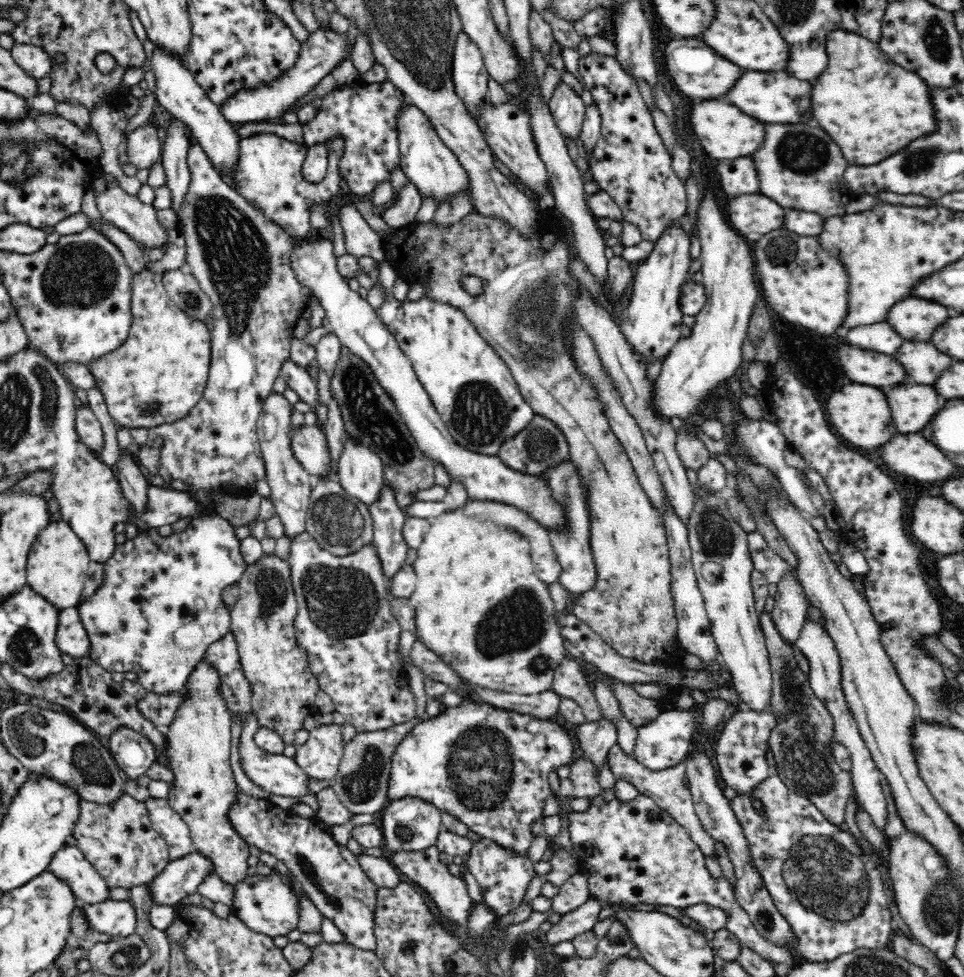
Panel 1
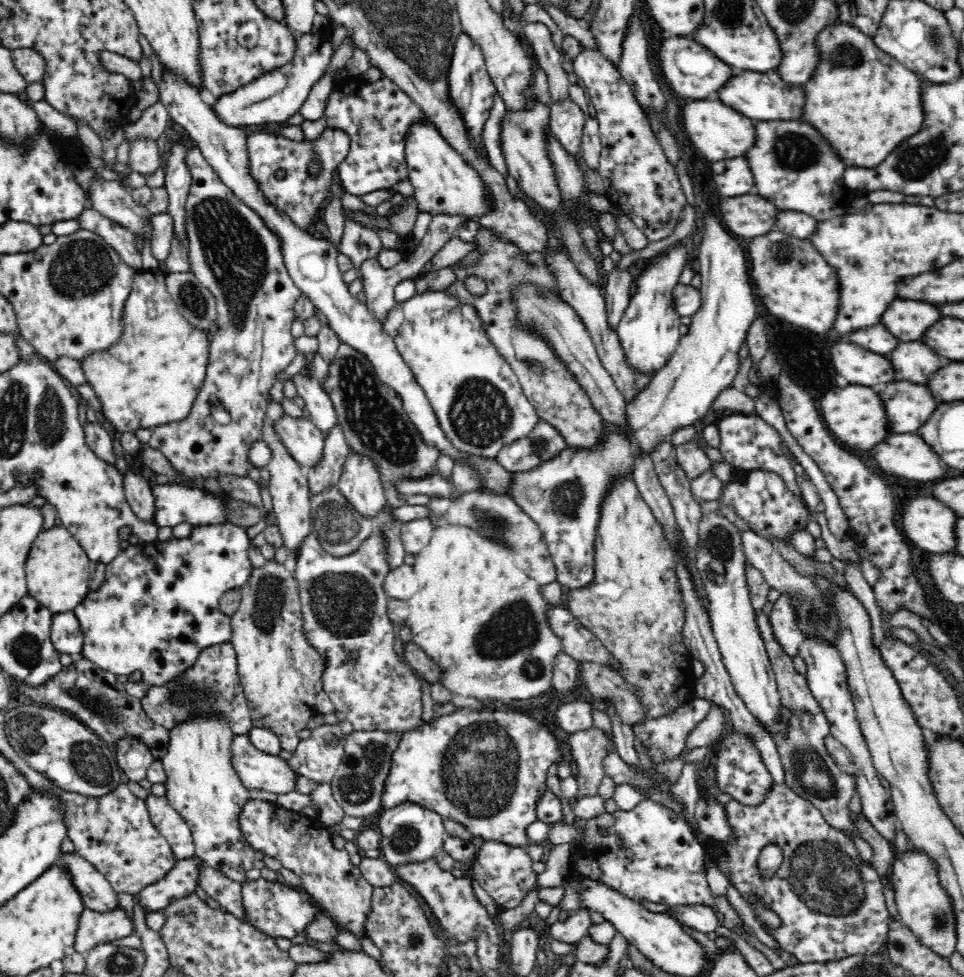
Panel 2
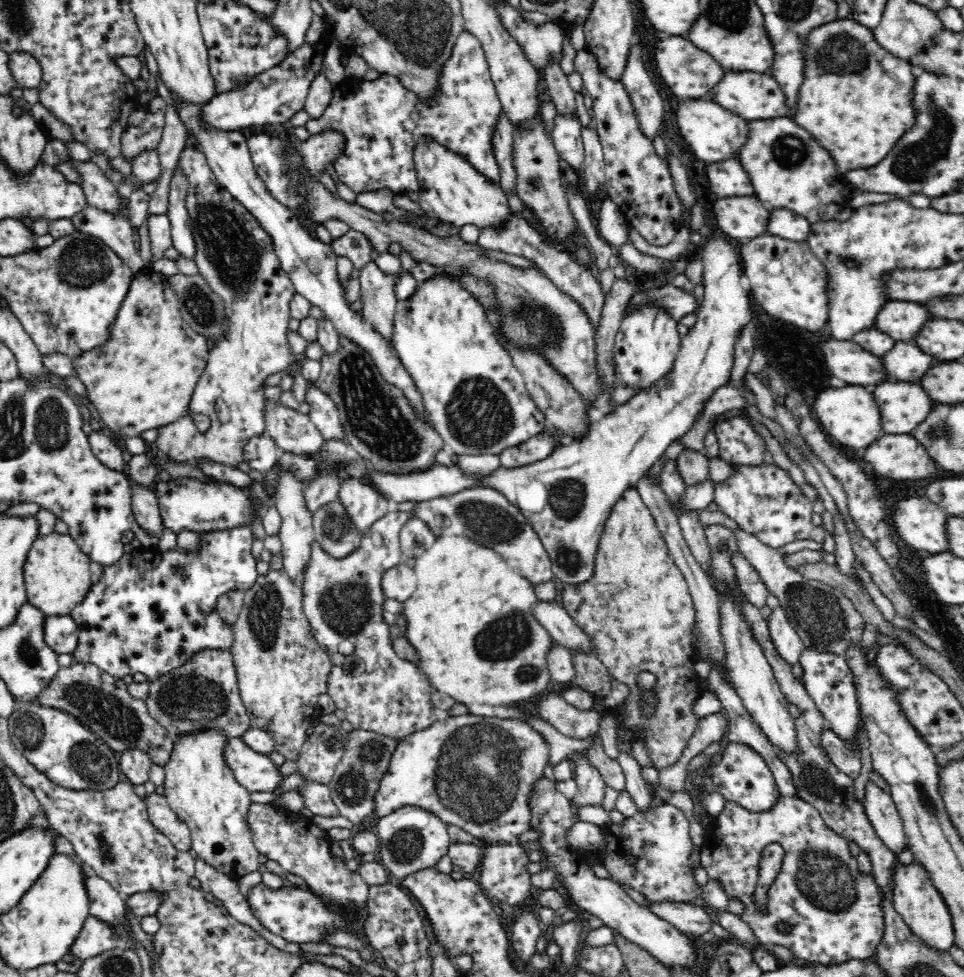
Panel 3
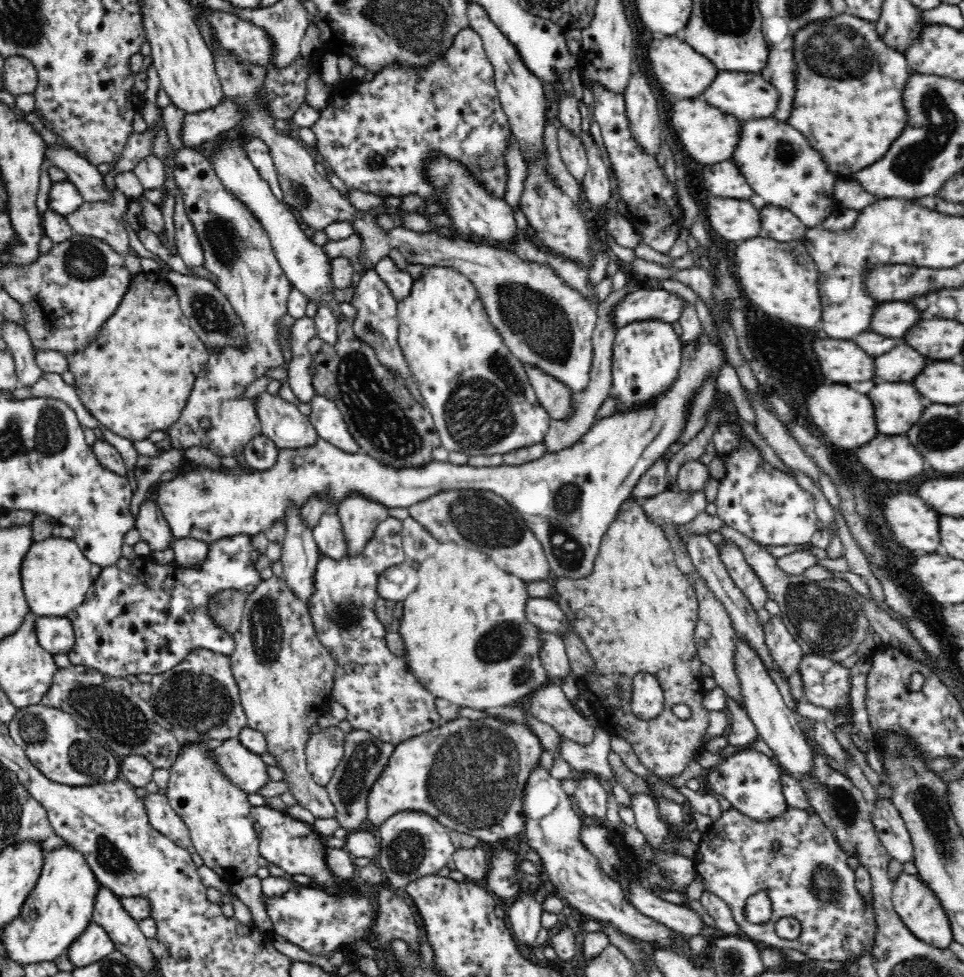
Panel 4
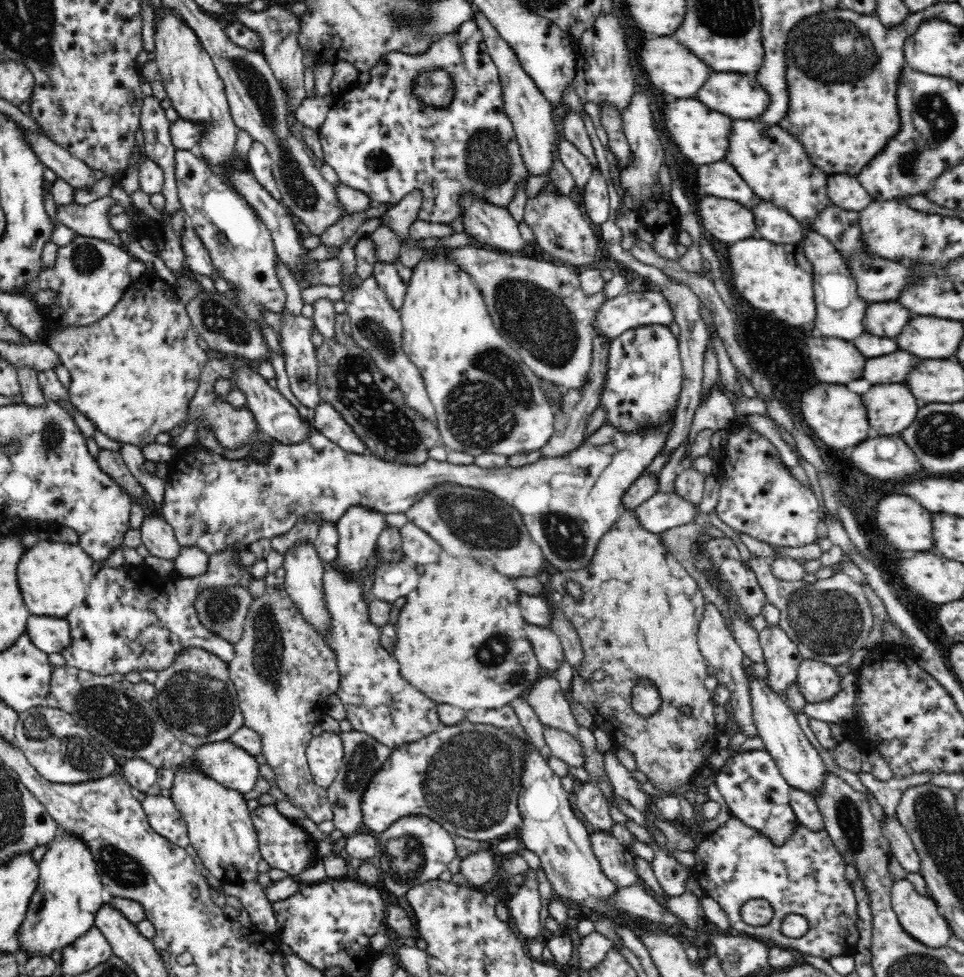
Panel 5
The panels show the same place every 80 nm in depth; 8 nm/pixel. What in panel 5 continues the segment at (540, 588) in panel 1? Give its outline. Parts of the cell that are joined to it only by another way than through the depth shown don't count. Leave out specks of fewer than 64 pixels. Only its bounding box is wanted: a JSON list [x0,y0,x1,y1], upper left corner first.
[390,551,544,711]

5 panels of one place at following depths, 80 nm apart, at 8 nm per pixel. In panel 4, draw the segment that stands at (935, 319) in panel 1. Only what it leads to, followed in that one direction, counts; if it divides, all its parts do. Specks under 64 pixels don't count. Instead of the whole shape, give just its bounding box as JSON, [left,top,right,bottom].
[870,301,920,338]

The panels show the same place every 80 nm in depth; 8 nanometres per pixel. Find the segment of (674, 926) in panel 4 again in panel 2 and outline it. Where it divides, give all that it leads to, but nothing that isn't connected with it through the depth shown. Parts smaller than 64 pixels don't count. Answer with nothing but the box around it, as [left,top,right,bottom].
[666,904,722,932]

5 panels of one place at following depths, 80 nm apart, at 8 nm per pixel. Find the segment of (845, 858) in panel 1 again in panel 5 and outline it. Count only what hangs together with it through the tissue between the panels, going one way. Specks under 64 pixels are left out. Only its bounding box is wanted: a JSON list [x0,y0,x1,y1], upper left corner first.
[692,817,859,960]

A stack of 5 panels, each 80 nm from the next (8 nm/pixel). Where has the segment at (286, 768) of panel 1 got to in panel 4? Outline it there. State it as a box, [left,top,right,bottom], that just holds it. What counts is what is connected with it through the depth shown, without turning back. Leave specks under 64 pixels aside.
[213,738,269,793]

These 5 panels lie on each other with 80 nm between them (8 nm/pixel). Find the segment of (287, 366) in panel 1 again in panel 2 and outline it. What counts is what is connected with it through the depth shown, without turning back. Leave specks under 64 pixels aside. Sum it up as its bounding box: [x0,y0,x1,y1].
[291,372,338,436]

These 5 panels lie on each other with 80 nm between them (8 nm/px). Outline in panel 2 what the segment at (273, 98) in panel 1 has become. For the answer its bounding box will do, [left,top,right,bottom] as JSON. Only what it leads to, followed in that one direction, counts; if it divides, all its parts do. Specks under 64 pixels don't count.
[212,33,333,127]

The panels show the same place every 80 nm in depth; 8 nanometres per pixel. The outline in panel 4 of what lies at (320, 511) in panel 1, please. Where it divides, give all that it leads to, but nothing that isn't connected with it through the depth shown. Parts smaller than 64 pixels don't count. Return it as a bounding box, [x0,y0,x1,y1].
[313,512,346,560]

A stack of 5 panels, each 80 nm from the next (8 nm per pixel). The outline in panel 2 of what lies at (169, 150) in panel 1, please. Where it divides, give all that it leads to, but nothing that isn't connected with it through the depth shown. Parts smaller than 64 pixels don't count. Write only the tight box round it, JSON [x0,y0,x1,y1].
[165,141,192,248]

